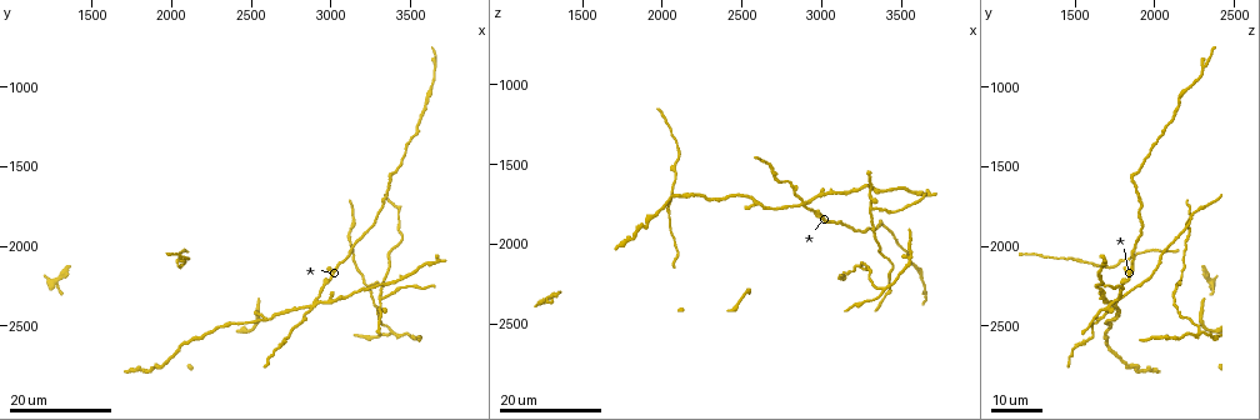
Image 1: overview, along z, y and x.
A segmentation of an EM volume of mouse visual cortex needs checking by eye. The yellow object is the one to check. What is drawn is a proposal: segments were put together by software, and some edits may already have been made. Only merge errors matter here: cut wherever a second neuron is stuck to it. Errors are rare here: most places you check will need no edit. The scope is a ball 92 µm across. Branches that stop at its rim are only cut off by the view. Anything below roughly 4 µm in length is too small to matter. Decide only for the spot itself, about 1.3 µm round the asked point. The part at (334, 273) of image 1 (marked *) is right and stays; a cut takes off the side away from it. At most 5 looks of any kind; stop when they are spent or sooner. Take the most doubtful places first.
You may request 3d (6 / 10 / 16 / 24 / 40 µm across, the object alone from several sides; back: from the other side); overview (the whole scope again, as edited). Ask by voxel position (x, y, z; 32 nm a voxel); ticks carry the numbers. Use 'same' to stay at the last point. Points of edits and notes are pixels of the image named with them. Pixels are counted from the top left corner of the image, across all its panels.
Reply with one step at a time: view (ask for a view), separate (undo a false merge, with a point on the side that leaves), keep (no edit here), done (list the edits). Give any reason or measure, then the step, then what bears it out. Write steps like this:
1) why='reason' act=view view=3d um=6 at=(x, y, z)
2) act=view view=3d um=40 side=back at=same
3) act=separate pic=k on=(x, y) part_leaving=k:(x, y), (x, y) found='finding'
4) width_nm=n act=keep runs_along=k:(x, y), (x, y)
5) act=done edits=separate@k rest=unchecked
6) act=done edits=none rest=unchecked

why='looks like a crossing' act=view view=3d um=16 at=(2900, 2380, 1760)

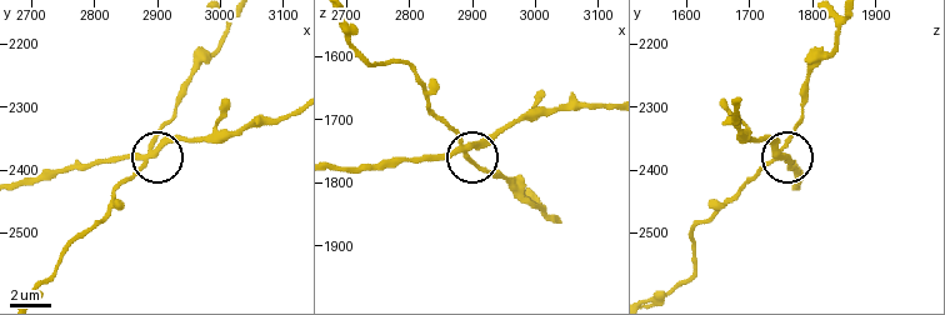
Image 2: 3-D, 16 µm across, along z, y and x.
why='closer look' act=view view=3d um=6 at=(2900, 2365, 1740)

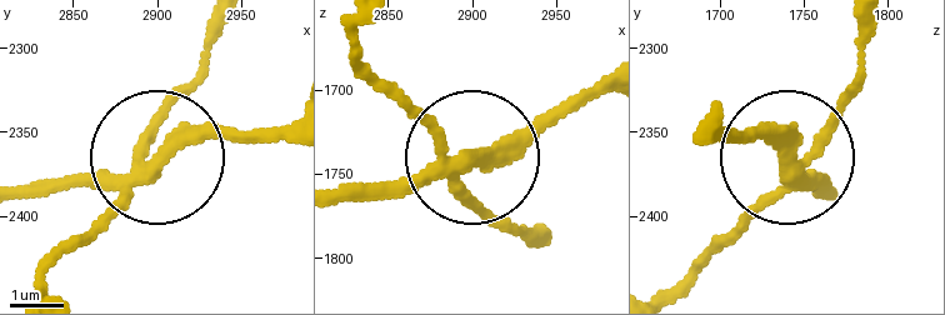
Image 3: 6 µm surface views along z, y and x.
width_nm=270 act=separate pic=3 on=(60, 183) part_leaving=3:(125, 179), (23, 193) found='two neurons meet here'

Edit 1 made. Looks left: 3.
act=view view=overview

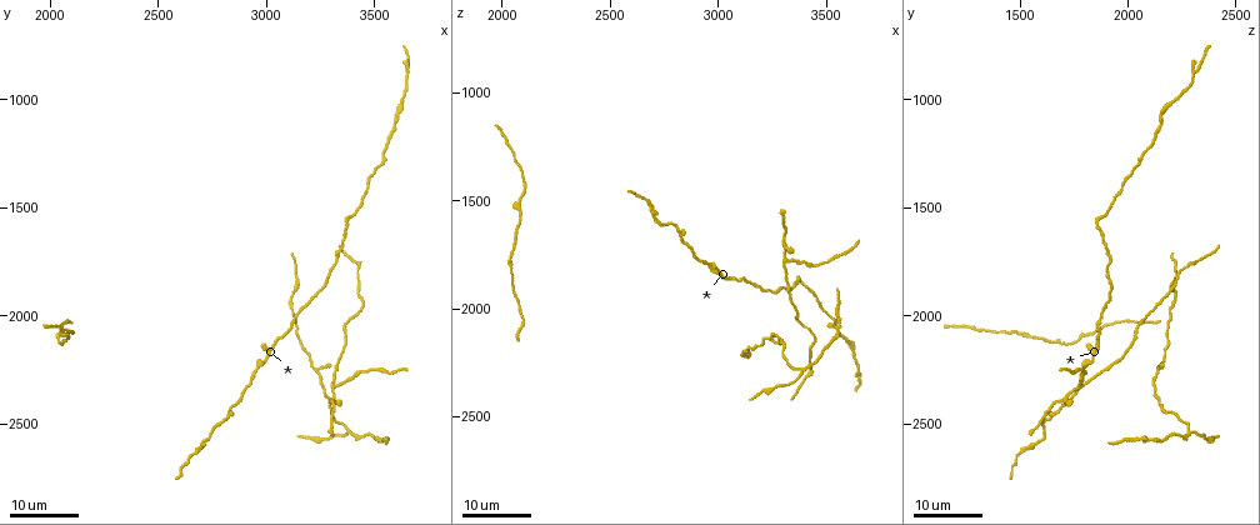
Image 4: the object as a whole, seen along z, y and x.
why='three arms meet' act=view view=3d um=24 at=(3390, 2550, 2300)

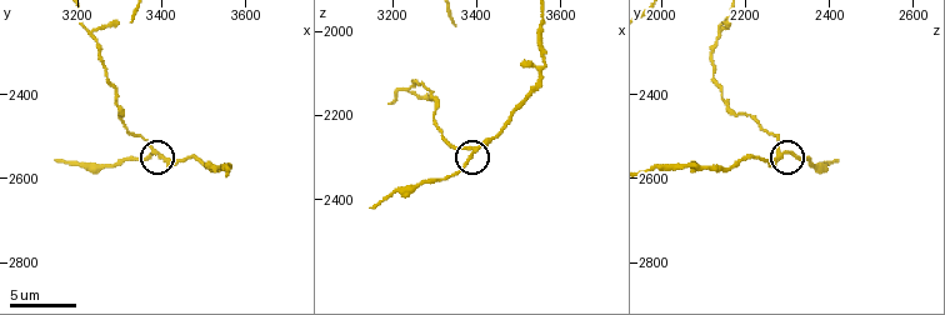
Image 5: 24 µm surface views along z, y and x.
act=view view=3d um=6 at=(3385, 2545, 2300)

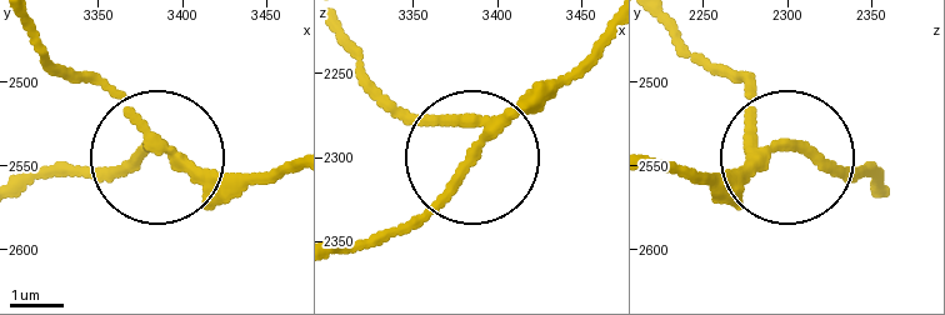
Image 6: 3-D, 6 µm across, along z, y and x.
act=keep runs_along=6:(338, 33), (396, 100), (473, 140), (464, 168), (388, 243) found='continuous, no second neuron'

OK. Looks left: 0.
act=done edits=separate@3 rest=unchecked

